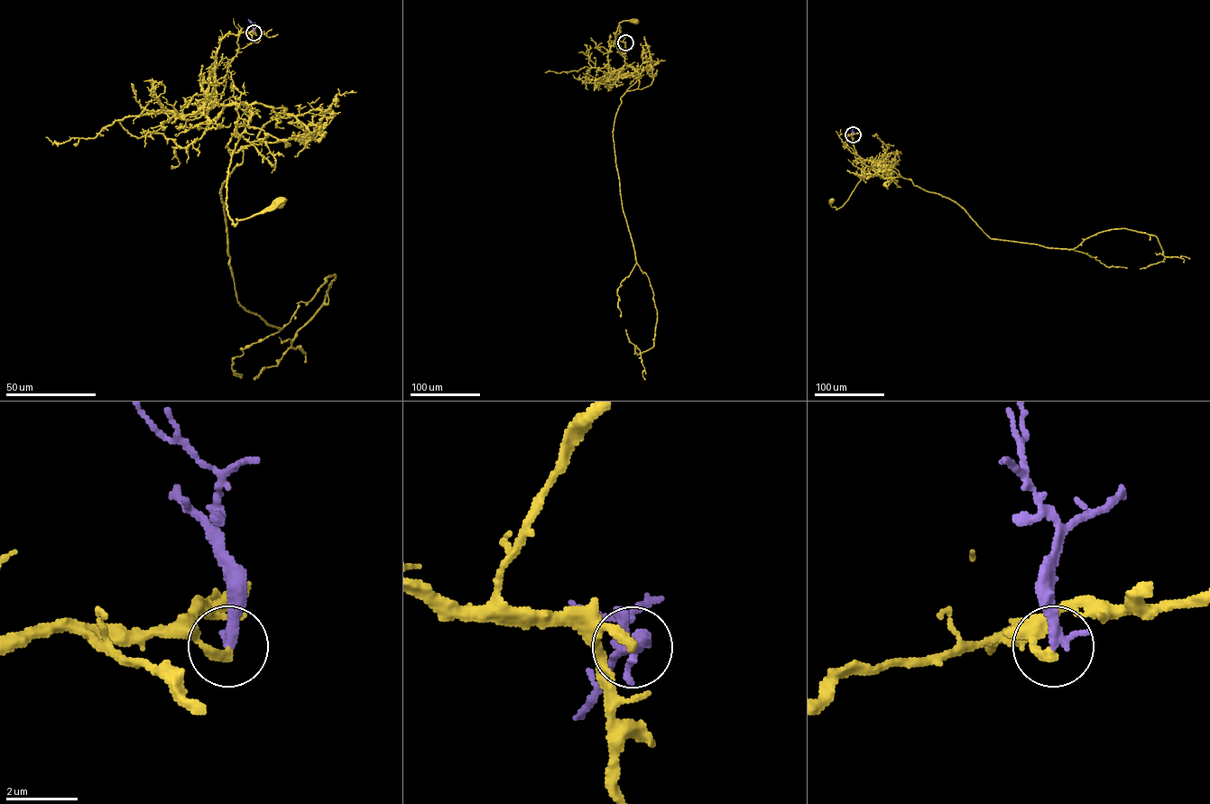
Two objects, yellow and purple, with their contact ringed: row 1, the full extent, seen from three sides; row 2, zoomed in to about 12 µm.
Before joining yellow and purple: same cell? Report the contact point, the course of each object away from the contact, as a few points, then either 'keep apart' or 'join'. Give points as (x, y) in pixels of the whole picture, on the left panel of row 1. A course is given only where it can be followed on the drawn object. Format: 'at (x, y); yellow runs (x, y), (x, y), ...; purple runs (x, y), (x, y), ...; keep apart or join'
at (254, 32); yellow runs (253, 32), (227, 33), (221, 40), (207, 98), (252, 108), (228, 167), (232, 223), (279, 202); purple runs (253, 32), (253, 23), (248, 19); join

